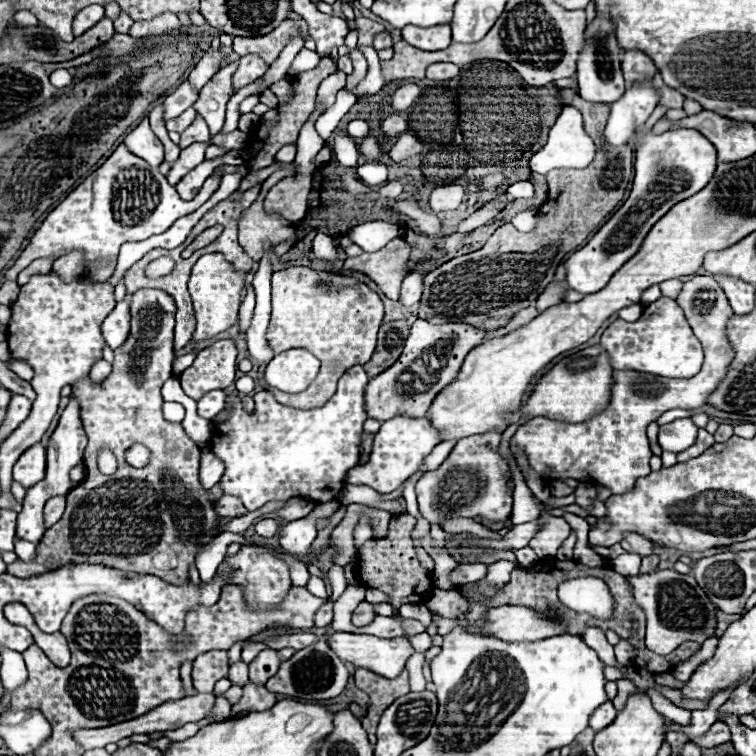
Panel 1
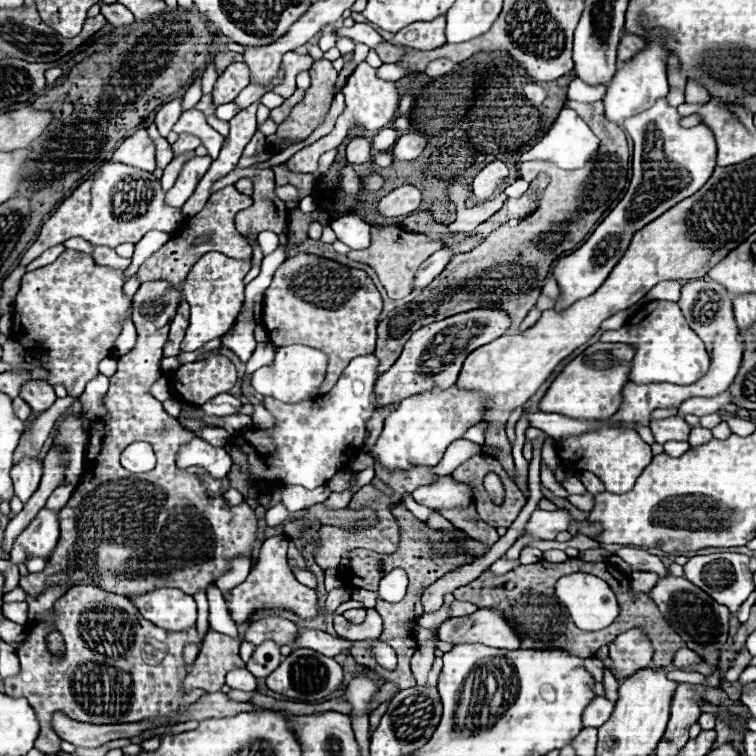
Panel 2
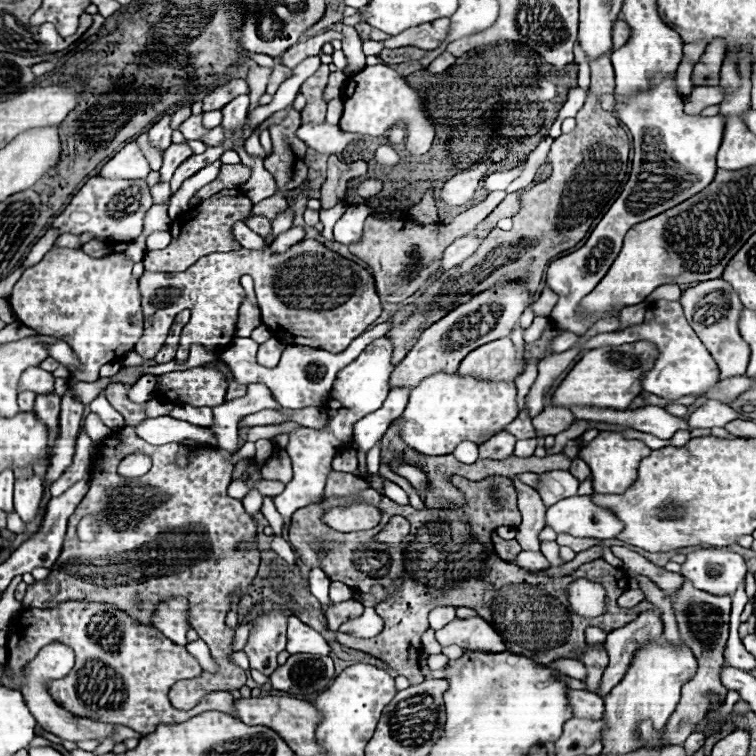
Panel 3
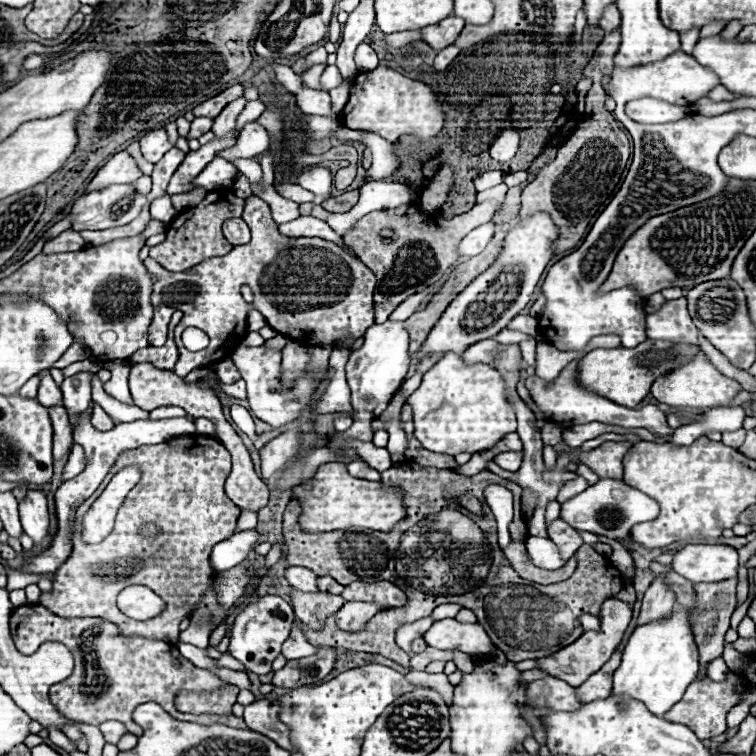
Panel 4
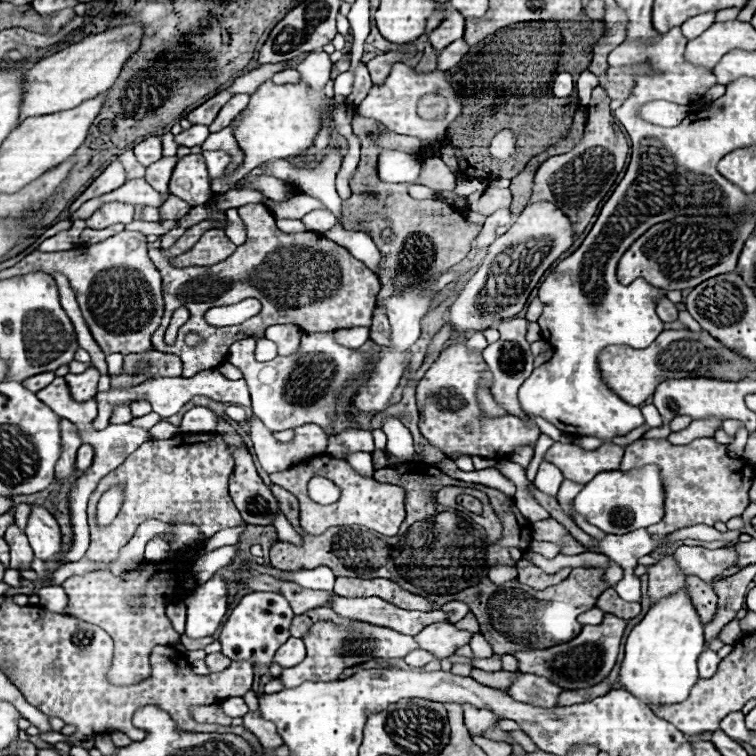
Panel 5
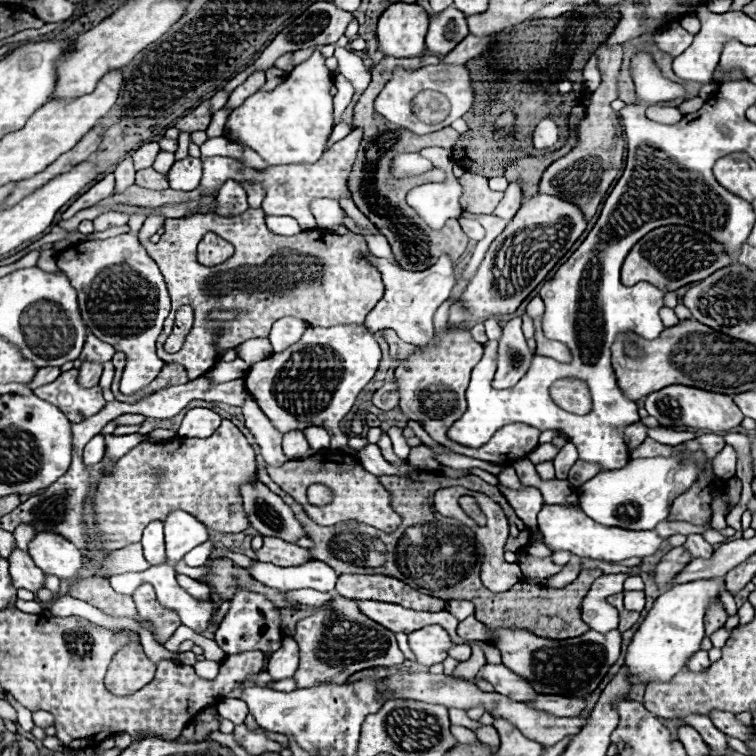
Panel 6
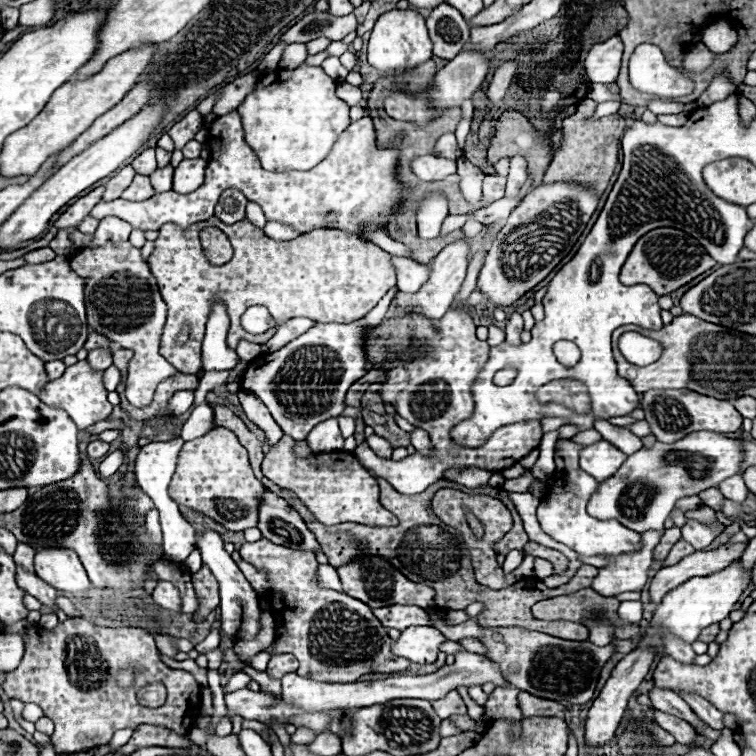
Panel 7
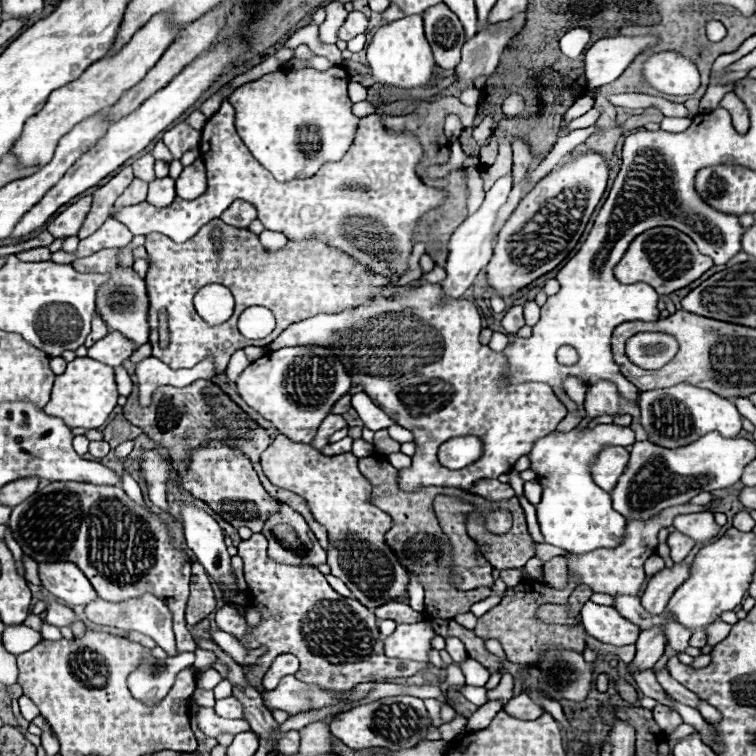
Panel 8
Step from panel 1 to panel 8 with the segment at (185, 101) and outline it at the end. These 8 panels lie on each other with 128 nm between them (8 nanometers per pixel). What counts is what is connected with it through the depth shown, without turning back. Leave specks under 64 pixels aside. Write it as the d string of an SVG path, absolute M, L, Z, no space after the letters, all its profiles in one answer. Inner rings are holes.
M144 154L140 160L136 160L132 164L132 168L134 168L134 176L140 178L140 180L150 182L150 180L156 178L154 176L154 156L152 154Z

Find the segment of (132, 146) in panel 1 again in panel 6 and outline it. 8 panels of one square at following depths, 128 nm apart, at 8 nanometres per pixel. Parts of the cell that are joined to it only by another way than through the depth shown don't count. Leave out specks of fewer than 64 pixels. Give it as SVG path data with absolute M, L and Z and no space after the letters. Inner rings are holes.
M110 172L110 174L106 174L106 178L102 178L100 182L96 182L86 194L82 194L82 196L62 214L62 220L72 218L76 212L94 206L94 204L98 204L100 200L104 200L104 198L108 198L108 196L112 196L112 194L114 194L114 174Z

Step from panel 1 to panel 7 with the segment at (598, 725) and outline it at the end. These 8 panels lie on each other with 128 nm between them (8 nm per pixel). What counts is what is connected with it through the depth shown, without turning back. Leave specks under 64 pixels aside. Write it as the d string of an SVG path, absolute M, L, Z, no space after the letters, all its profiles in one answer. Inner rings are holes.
M466 650L456 654L456 662L452 666L444 666L434 674L426 676L394 676L386 680L372 680L372 682L350 682L350 684L326 684L316 682L310 678L302 678L298 674L286 674L282 678L282 698L292 700L294 706L308 710L308 712L322 712L322 710L334 710L334 708L364 708L374 704L386 704L396 698L420 698L420 700L440 700L450 690L456 690L460 686L482 686L486 682L492 682L494 686L508 686L508 682L502 678L502 672L498 664L488 660L486 656L470 654Z

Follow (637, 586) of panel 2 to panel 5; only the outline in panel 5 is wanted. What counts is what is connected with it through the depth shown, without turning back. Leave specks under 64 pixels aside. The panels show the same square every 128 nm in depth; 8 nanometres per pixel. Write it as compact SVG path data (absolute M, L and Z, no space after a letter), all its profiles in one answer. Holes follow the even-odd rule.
M606 612L602 624L584 626L582 632L578 634L578 638L574 638L566 644L558 644L558 646L552 646L552 648L546 648L546 650L530 650L530 652L514 654L520 662L518 670L550 678L566 690L594 686L602 678L606 678L608 672L612 670L612 666L616 664L618 646L620 646L620 638L624 634L624 628L626 628L626 620Z

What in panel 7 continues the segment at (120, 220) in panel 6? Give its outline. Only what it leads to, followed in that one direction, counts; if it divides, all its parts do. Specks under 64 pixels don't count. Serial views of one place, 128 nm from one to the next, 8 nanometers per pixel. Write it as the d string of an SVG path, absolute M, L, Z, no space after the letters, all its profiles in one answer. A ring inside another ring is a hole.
M106 216L100 220L98 224L98 230L94 232L94 240L92 240L92 246L102 246L106 244L108 240L128 240L128 234L130 234L130 224L126 224L126 220L118 220L116 216Z

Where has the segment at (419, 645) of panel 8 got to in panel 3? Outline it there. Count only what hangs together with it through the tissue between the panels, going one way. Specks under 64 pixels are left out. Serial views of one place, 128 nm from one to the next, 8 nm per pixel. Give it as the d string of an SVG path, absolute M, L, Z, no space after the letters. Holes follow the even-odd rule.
M480 616L472 618L456 618L448 622L444 628L436 630L436 640L442 646L462 646L462 648L478 648L484 652L504 652L506 644L502 636Z

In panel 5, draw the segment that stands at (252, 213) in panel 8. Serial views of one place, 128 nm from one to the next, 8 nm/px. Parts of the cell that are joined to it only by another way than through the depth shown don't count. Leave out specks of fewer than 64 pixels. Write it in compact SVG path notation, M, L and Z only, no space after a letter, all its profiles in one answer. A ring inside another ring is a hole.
M228 126L220 132L214 132L206 138L206 142L202 144L202 150L226 150L232 156L232 162L227 166L227 174L231 174L242 164L245 155L240 150L238 142L233 133L233 127ZM237 209L228 210L228 212L226 212L226 220L228 220L228 224L226 224L226 236L228 236L236 246L244 244L244 240L246 240L246 230L244 230L244 224L242 224L242 220L240 220L240 216L238 216Z

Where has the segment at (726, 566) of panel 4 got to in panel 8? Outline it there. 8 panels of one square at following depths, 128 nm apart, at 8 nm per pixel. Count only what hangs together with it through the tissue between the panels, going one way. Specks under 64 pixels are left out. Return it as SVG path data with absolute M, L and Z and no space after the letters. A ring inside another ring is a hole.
M712 512L680 514L674 518L674 528L690 536L694 542L710 542L720 532L720 526L716 524Z

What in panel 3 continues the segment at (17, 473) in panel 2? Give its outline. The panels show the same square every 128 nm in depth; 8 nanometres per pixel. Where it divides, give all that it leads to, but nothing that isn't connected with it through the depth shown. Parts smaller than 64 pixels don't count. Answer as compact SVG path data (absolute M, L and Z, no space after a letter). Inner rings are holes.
M32 474L32 476L28 476L28 478L16 480L14 508L16 508L16 512L20 514L20 518L22 518L24 522L34 520L34 516L38 514L42 492L44 492L42 478L38 478L36 474Z

